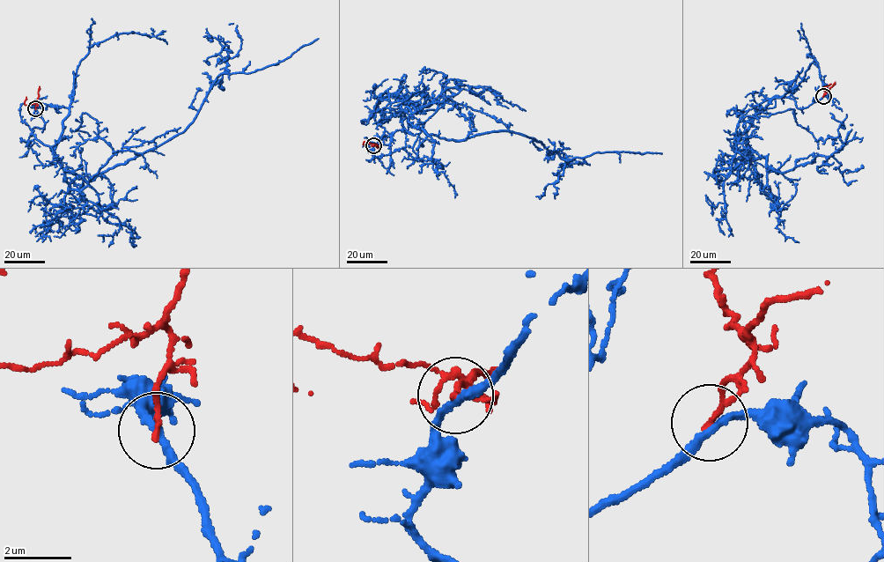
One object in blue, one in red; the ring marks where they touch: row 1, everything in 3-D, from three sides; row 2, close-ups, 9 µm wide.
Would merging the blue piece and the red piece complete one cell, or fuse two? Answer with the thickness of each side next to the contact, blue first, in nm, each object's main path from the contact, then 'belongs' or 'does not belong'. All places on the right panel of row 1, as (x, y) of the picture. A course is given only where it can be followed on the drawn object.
220 nm thick on the blue side, 160 nm on the other; blue runs (822, 96), (802, 108), (772, 97), (747, 134), (750, 156), (777, 173), (819, 155), (825, 170); red runs (822, 96), (825, 92), (823, 87), (831, 84); does not belong

